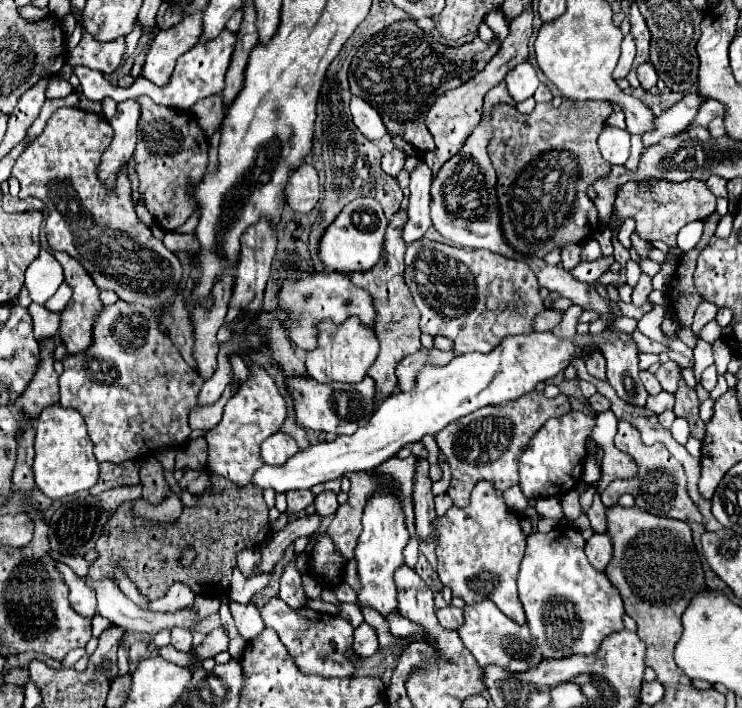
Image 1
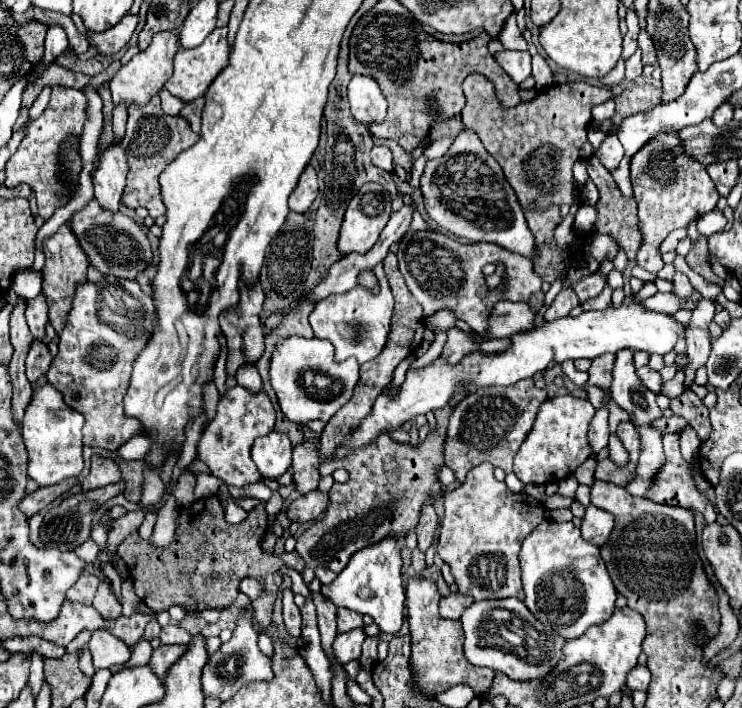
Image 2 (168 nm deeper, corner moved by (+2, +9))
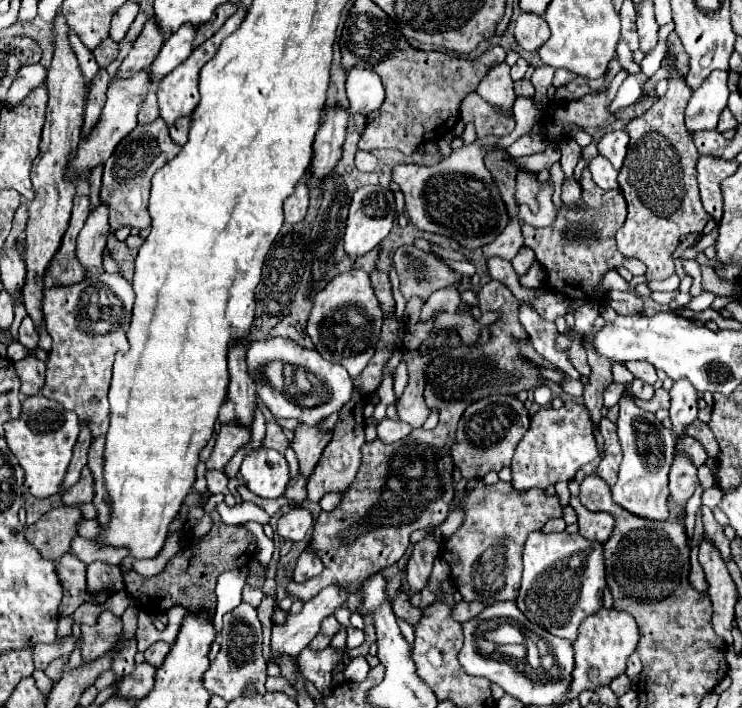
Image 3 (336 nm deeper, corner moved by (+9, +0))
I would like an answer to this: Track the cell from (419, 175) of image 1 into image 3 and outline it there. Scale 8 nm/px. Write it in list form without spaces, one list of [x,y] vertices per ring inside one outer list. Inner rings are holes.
[[[375,248],[375,252],[369,252],[367,256],[361,256],[361,258],[357,258],[353,268],[363,268],[365,272],[371,272],[371,270],[375,268],[375,260],[377,260],[377,254],[379,254],[379,248]]]

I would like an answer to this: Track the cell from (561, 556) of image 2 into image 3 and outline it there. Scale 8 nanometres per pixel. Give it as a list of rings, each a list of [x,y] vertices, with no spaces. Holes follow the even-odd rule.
[[[533,532],[523,550],[523,580],[515,604],[531,620],[547,632],[567,638],[569,642],[577,640],[577,628],[583,618],[599,612],[603,606],[605,590],[605,562],[603,562],[603,544],[595,540],[585,540],[581,534],[557,532],[543,534]],[[581,554],[581,566],[571,568],[571,556]]]

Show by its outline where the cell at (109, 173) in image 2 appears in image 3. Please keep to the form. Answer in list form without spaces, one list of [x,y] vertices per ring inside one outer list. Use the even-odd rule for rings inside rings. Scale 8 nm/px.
[[[99,206],[95,212],[89,214],[83,230],[77,236],[77,260],[81,262],[87,274],[101,266],[103,262],[101,254],[107,242],[107,234],[109,234],[107,208]]]

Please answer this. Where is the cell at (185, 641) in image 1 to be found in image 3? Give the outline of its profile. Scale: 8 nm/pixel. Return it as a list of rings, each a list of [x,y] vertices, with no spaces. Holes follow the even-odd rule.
[[[155,642],[151,648],[147,648],[147,652],[145,652],[145,662],[149,662],[151,666],[155,666],[155,668],[159,668],[161,664],[163,664],[163,660],[165,660],[165,656],[169,654],[169,644],[165,644],[165,642]]]

